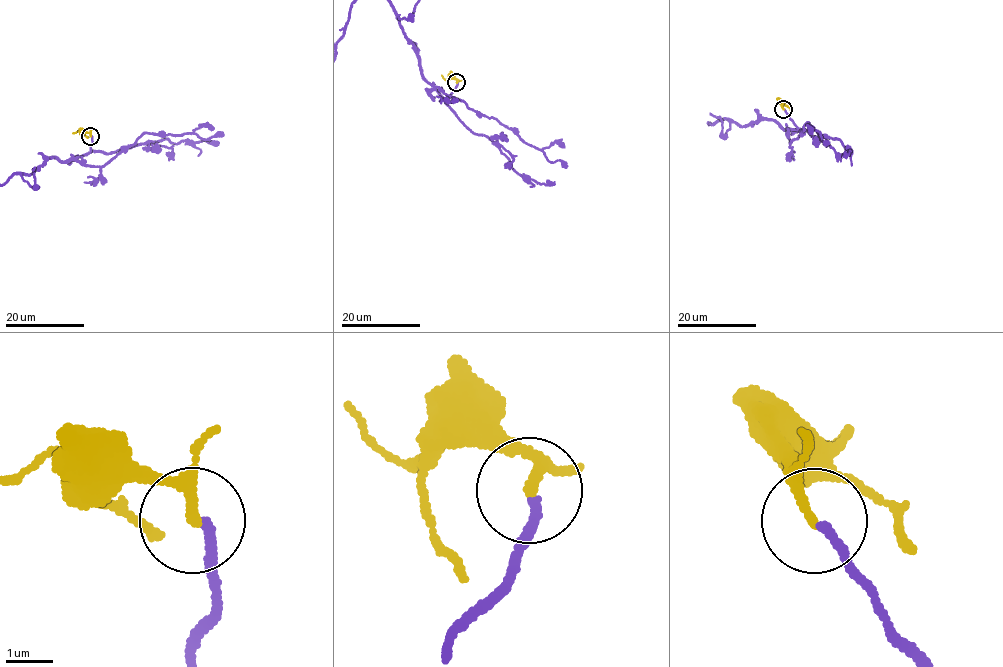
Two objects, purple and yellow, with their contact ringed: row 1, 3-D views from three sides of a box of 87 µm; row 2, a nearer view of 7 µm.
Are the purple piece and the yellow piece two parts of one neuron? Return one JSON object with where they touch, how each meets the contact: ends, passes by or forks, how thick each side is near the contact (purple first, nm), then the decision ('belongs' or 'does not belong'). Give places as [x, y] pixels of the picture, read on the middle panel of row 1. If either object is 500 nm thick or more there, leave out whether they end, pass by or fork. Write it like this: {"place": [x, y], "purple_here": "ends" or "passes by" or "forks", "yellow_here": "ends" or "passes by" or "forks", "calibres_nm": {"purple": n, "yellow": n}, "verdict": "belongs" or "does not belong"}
{"place": [456, 82], "purple_here": "ends", "yellow_here": "passes by", "calibres_nm": {"purple": 190, "yellow": 140}, "verdict": "belongs"}

